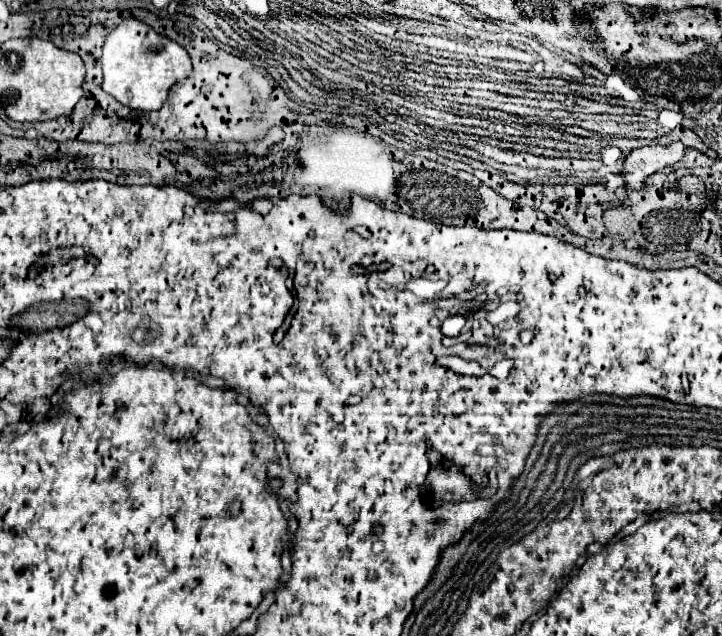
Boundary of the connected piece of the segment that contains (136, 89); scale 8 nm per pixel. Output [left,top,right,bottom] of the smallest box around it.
[102,18,192,110]

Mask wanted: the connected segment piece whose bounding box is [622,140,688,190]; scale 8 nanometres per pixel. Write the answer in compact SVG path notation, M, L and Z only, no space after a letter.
M676 140L676 142L670 142L666 146L642 146L642 148L636 148L628 154L626 162L624 162L624 170L622 174L626 174L626 186L628 188L642 188L644 180L666 168L666 166L674 166L676 162L682 160L682 156L686 154L686 146Z

